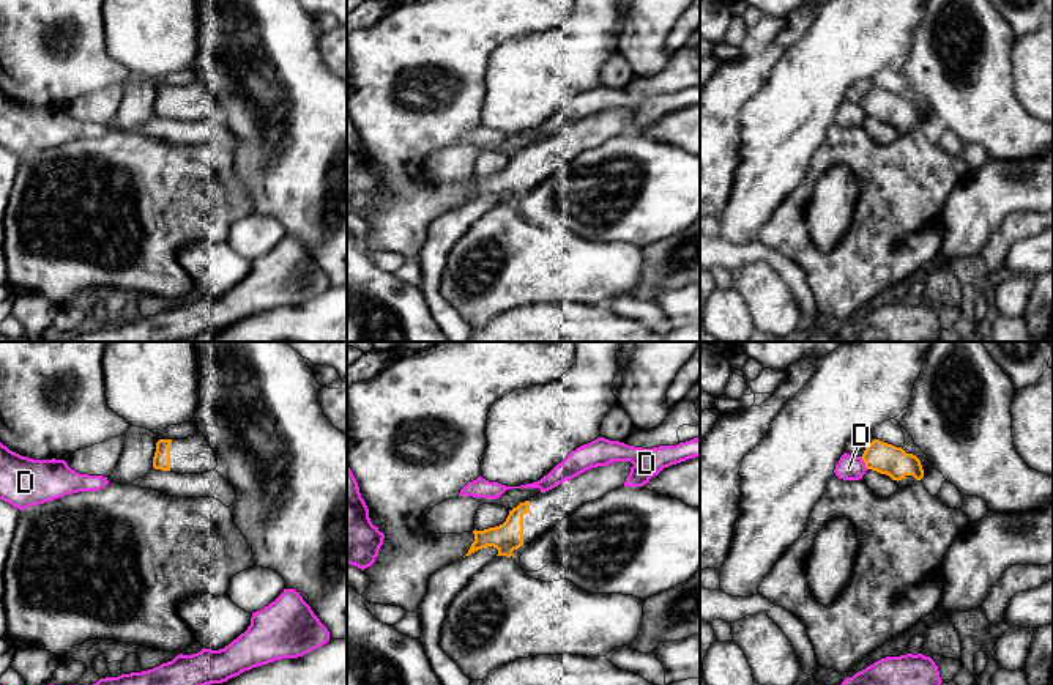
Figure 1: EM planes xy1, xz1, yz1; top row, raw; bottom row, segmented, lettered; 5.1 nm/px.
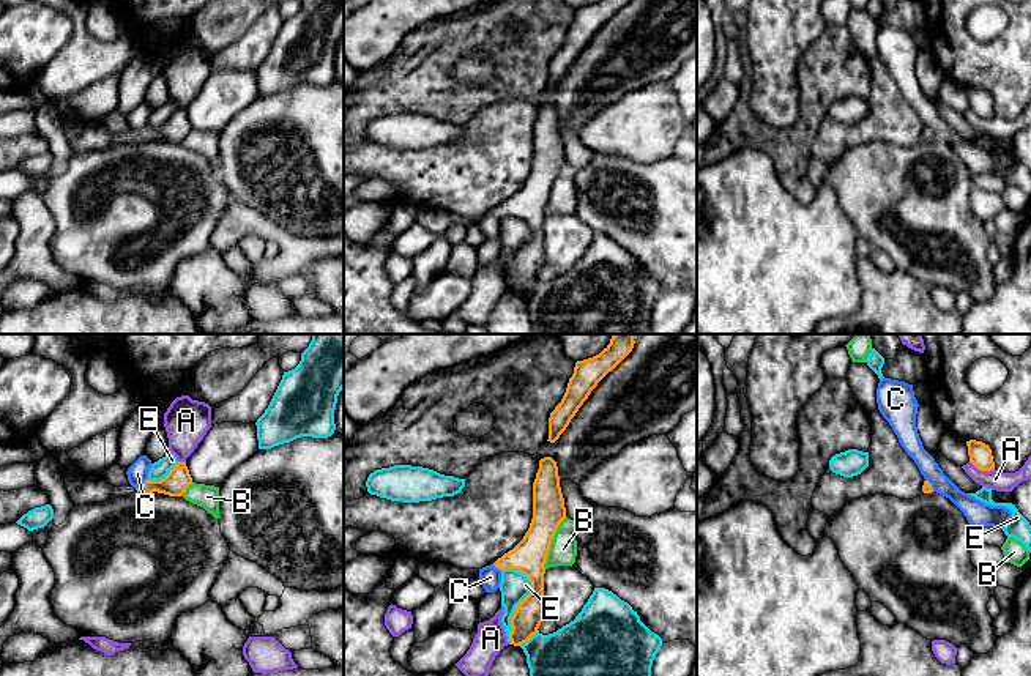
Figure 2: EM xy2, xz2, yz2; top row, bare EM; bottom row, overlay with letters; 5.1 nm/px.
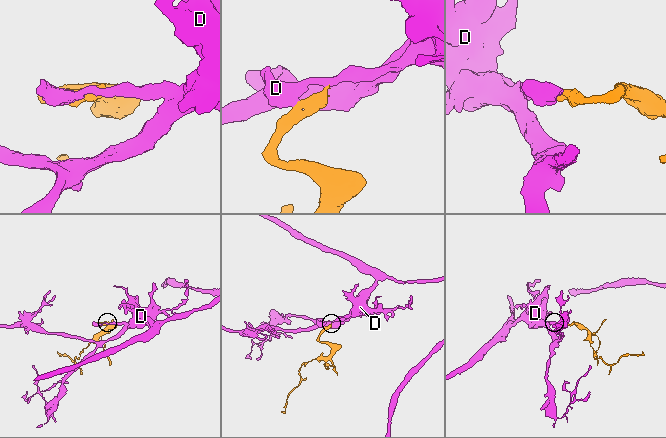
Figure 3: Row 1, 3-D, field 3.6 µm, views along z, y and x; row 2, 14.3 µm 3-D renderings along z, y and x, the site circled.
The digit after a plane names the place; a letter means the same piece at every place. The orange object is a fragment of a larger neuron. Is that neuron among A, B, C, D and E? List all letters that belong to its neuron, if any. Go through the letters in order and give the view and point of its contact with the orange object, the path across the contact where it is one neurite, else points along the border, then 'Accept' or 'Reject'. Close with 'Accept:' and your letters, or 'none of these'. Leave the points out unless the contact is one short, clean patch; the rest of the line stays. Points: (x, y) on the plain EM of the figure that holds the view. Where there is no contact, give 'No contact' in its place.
A: Touches orange at yz2 (982, 117). Boundary: yz2 (970, 107), (981, 117), (993, 117). Reject
B: Touches orange at xz2 (550, 189). Boundary: xz2 (566, 164), (552, 186), (544, 215). Reject
C: Touches orange at xy2 (142, 131). Boundary: xy2 (147, 125), (136, 136). Reject
D: Touches orange at yz1 (864, 109). Reject
E: Touches orange at xz2 (524, 246). Reject
Accept: none of these

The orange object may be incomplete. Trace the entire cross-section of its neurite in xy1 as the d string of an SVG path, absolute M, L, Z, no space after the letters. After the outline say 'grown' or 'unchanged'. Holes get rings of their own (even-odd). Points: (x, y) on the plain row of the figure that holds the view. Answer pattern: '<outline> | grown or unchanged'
M202 79L181 87L159 87L153 115L178 121L202 121L216 117L218 107Z | grown

